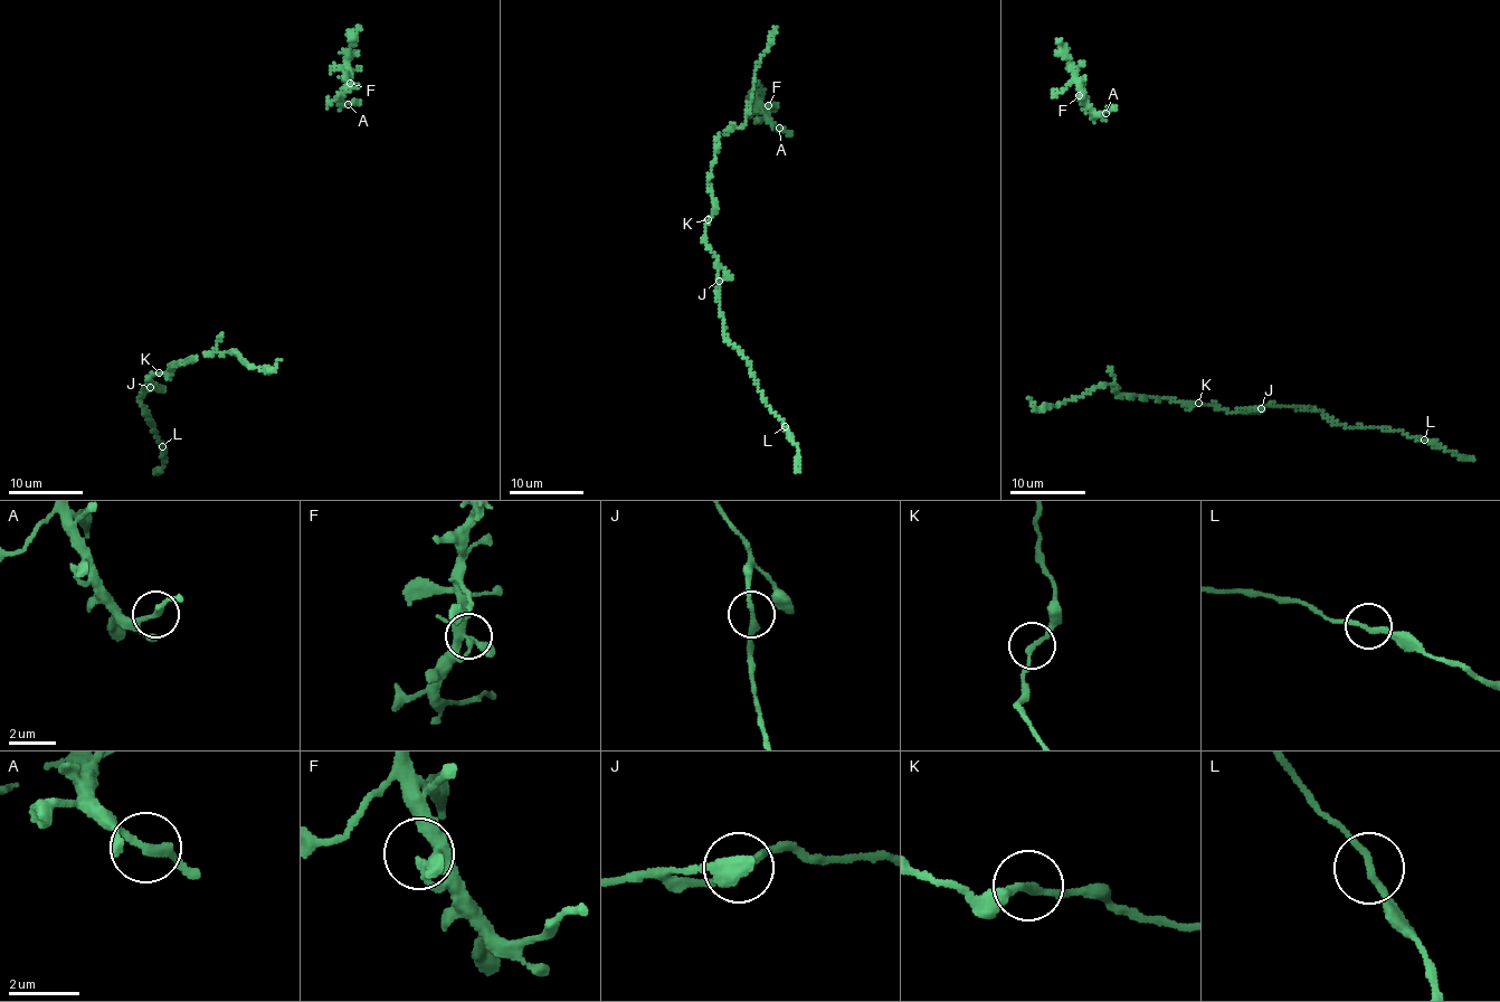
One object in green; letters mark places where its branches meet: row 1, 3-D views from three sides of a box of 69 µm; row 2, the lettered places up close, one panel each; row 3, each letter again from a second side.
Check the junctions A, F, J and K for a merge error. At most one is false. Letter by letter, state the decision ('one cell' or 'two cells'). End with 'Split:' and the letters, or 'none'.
A: one cell
F: one cell
J: two cells
K: one cell
Split: J

